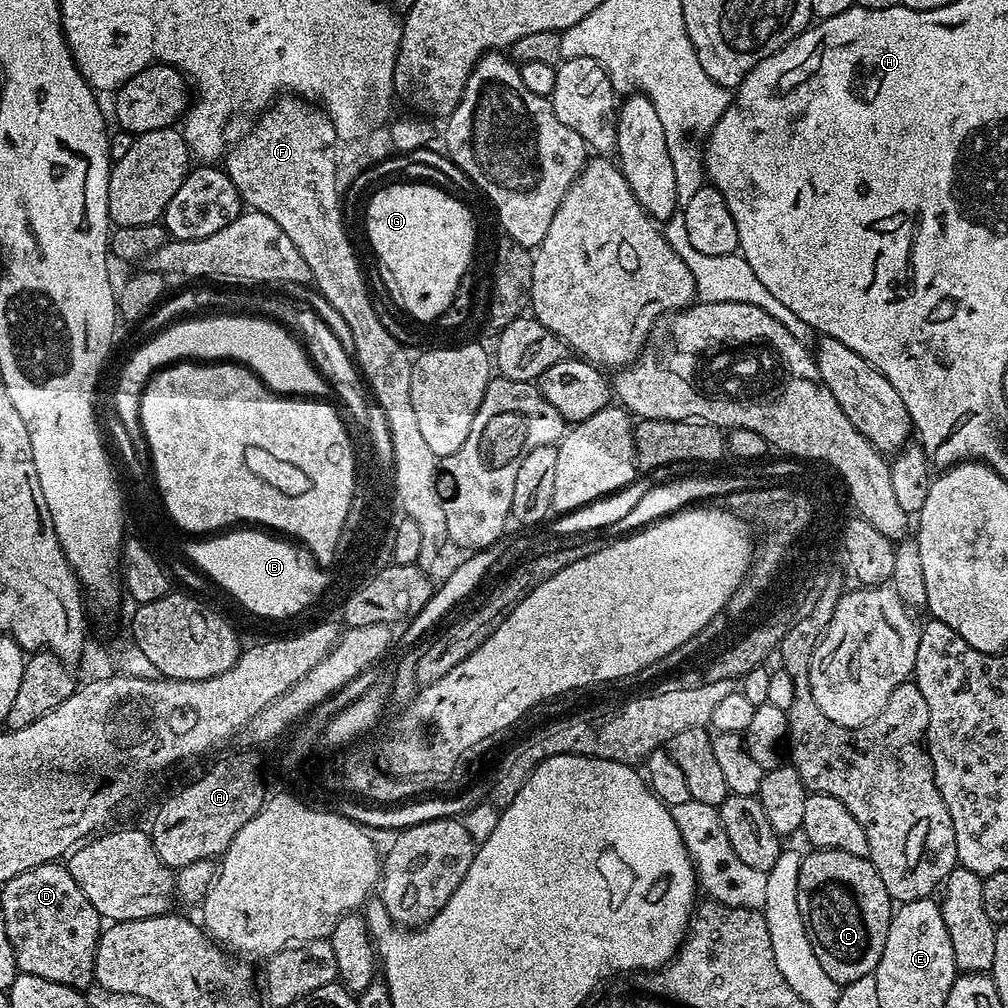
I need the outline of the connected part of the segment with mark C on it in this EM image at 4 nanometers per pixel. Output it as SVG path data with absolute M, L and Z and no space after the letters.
M837 848L805 851L800 857L798 870L798 910L802 910L804 929L818 962L822 962L822 970L826 970L826 974L830 974L836 984L843 986L875 973L886 946L894 901L886 886L882 886L882 878L878 878L878 870L871 860Z

